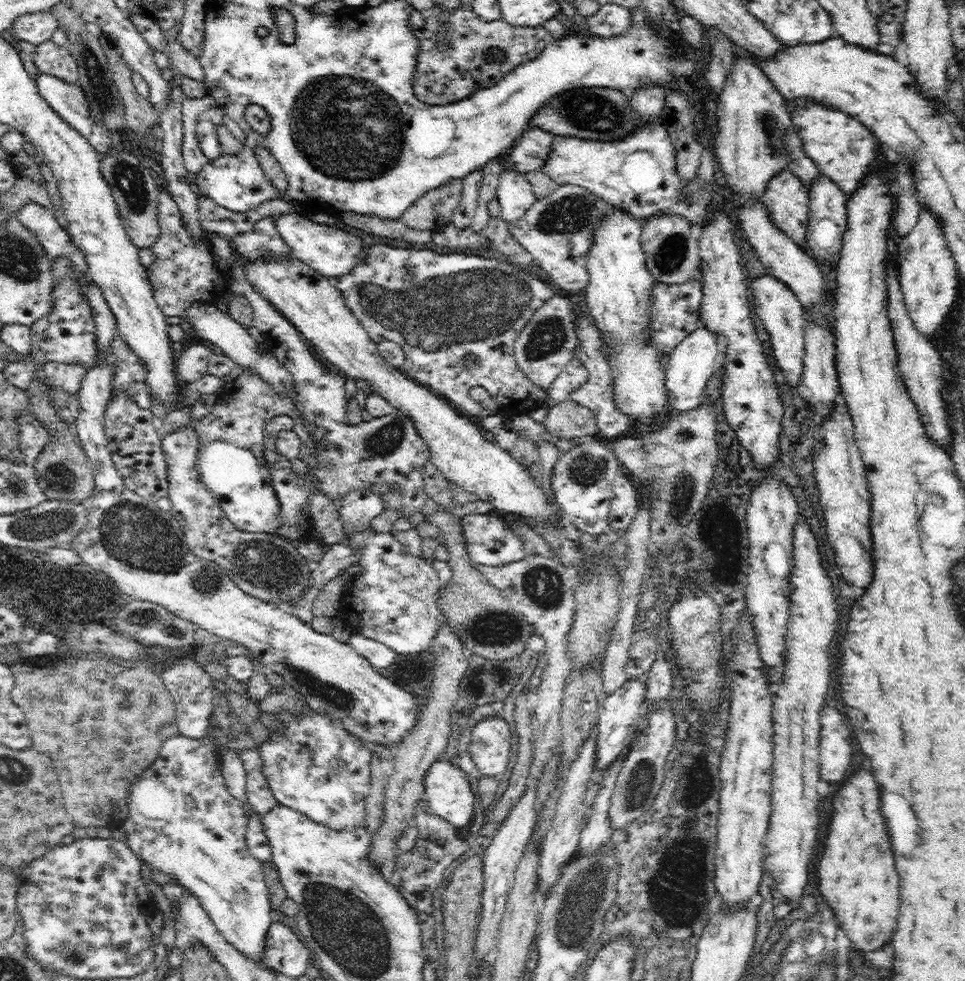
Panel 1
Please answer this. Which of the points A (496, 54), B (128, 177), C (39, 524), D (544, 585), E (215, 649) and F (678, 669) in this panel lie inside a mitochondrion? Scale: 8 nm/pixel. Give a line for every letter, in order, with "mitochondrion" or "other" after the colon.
A: mitochondrion
B: mitochondrion
C: mitochondrion
D: mitochondrion
E: other
F: other

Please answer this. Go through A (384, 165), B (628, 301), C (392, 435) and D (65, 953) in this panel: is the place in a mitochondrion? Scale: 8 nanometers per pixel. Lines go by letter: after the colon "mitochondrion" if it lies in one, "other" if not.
A: mitochondrion
B: other
C: mitochondrion
D: mitochondrion

